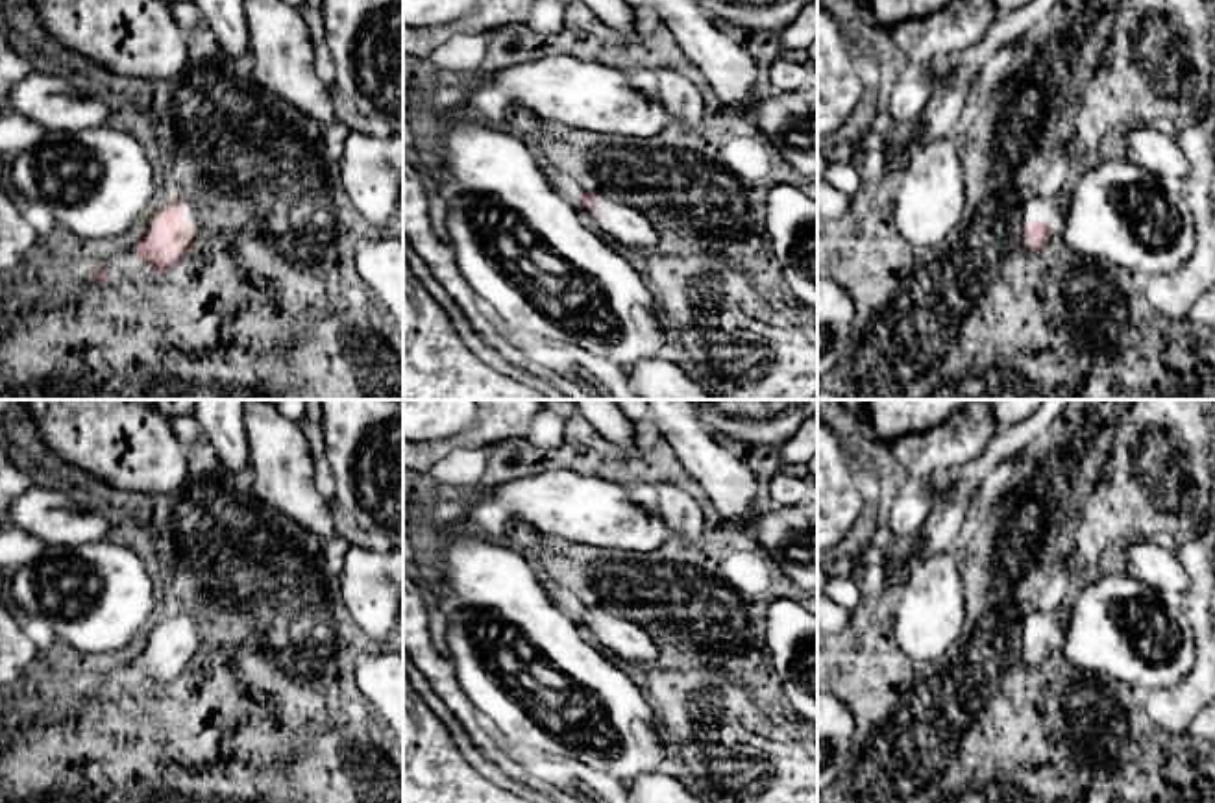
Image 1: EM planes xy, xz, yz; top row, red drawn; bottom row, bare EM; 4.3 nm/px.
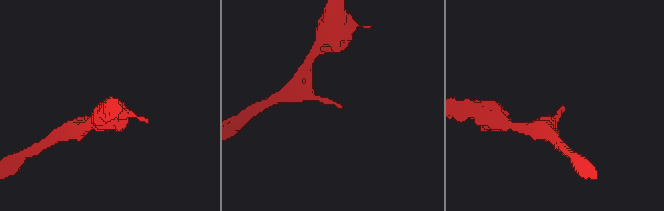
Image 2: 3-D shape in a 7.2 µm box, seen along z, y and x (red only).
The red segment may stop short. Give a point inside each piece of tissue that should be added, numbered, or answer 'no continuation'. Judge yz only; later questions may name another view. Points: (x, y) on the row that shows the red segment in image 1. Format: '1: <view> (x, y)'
1: yz (1042, 208)

